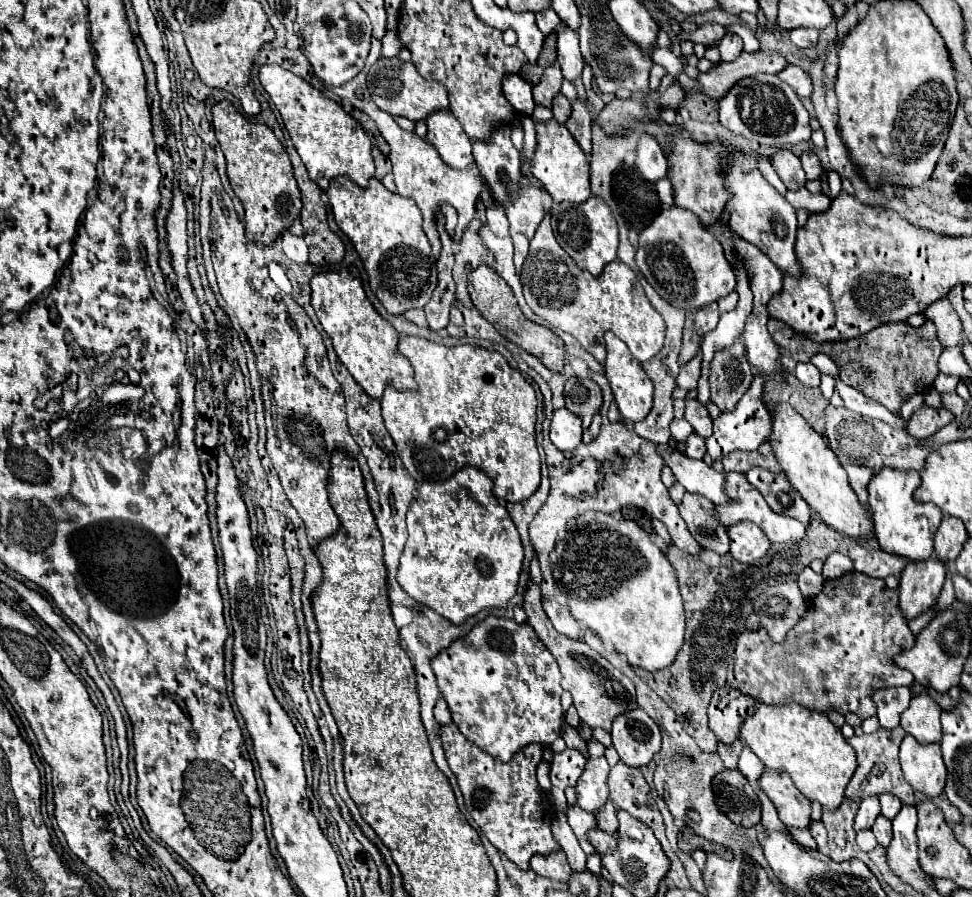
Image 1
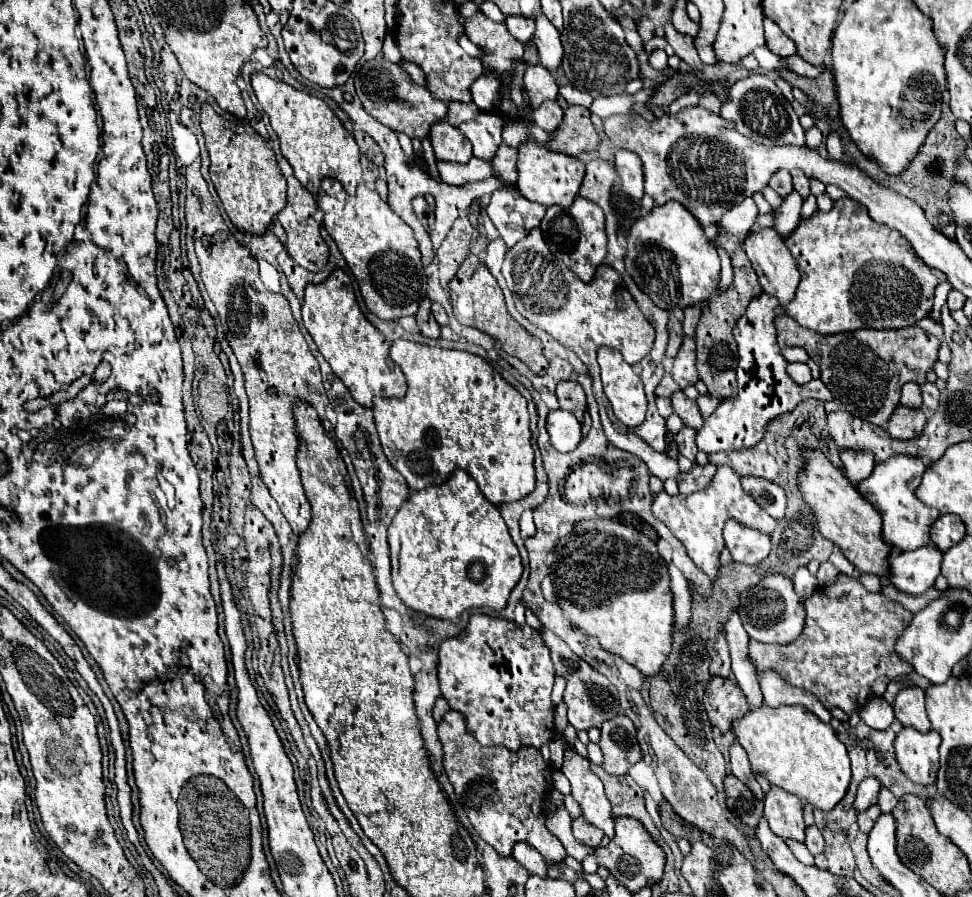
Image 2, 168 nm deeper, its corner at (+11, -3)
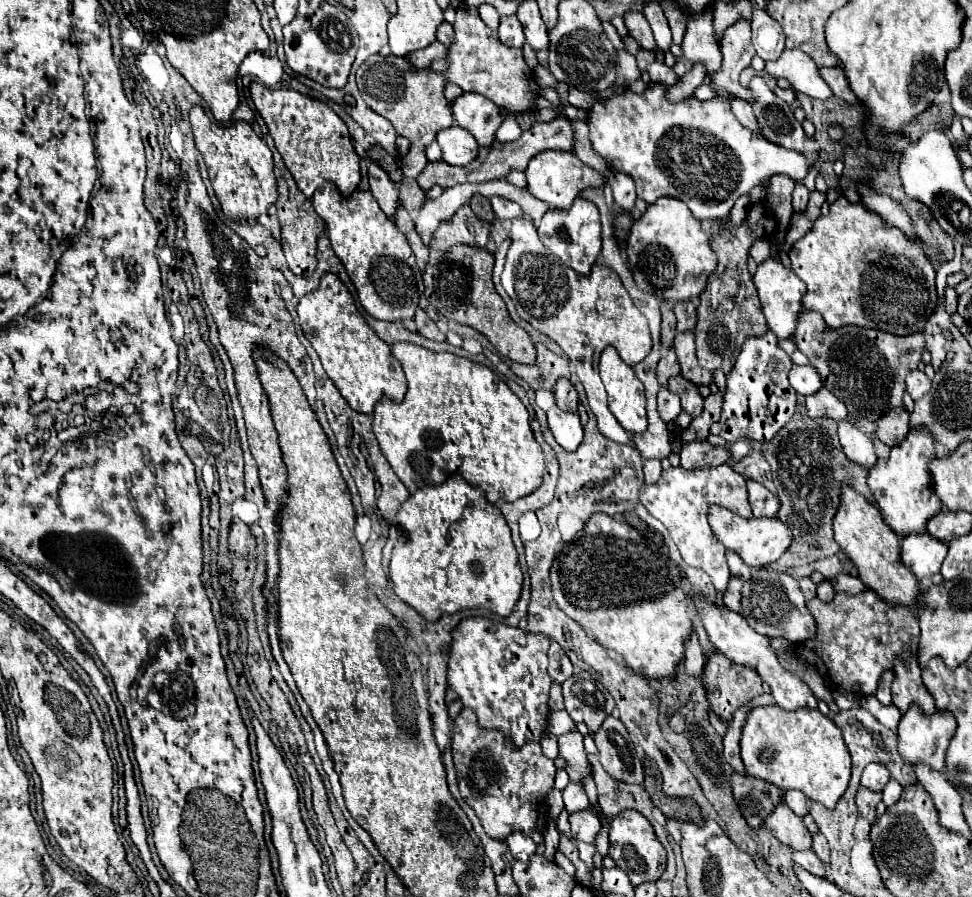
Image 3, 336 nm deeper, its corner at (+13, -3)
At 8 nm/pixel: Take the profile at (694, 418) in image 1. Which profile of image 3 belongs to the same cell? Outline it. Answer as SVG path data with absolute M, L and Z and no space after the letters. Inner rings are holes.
M682 376L670 378L668 390L680 396L682 412L686 412L690 416L698 416L702 412L702 396L698 394L698 388L692 386L688 380L684 380Z

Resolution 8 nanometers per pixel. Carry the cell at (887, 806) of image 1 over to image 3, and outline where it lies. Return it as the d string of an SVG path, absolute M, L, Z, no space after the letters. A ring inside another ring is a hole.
M890 780L890 782L884 786L884 790L882 790L882 802L884 802L886 806L892 806L892 804L896 804L896 802L898 802L900 794L902 794L900 784Z

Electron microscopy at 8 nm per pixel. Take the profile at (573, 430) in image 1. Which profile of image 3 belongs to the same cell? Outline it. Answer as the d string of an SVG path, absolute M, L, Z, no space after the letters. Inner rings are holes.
M558 406L548 410L548 426L556 438L556 442L566 450L576 450L582 442L582 424L580 416L572 412L564 412Z

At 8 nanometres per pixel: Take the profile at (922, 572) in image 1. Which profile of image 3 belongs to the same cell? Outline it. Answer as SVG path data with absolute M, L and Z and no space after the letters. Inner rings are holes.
M910 534L902 540L902 564L912 570L918 580L932 578L940 572L946 556L946 544L932 538L930 534Z

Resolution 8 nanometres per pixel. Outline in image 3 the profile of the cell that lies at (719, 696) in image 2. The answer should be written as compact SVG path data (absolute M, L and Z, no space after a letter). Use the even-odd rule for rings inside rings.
M714 652L706 662L704 686L712 710L726 722L734 718L738 708L768 690L754 670L744 670L744 666L728 662L720 652Z

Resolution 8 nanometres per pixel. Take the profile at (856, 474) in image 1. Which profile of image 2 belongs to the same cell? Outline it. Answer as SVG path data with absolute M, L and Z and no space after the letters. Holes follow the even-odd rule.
M842 450L840 458L844 462L844 474L850 482L860 482L868 478L876 466L870 450Z

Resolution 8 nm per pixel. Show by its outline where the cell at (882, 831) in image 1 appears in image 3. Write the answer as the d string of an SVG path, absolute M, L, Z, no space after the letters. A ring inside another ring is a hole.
M862 786L858 788L858 794L856 794L856 806L858 806L858 812L860 816L864 818L870 818L880 802L880 792L870 792L870 790L864 790Z

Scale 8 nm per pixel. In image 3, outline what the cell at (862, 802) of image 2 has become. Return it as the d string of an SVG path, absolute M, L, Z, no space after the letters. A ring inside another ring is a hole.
M868 764L862 772L862 778L860 778L860 784L872 792L880 792L884 788L884 784L890 780L890 774L884 766L880 764Z

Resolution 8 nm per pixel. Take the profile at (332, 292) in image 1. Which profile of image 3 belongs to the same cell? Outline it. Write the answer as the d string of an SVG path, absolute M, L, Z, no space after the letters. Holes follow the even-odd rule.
M324 274L320 286L306 294L298 304L298 318L304 336L320 356L326 374L332 378L344 400L356 412L372 414L374 404L382 398L400 402L406 394L406 378L402 366L390 354L390 346L382 342L358 312L352 294L336 274Z

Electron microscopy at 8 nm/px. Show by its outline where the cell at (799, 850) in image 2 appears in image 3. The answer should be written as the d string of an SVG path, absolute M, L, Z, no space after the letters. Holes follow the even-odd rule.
M794 850L792 860L796 864L800 864L804 870L808 870L810 874L824 876L824 866L822 866L822 862L816 858L816 854L812 850Z

